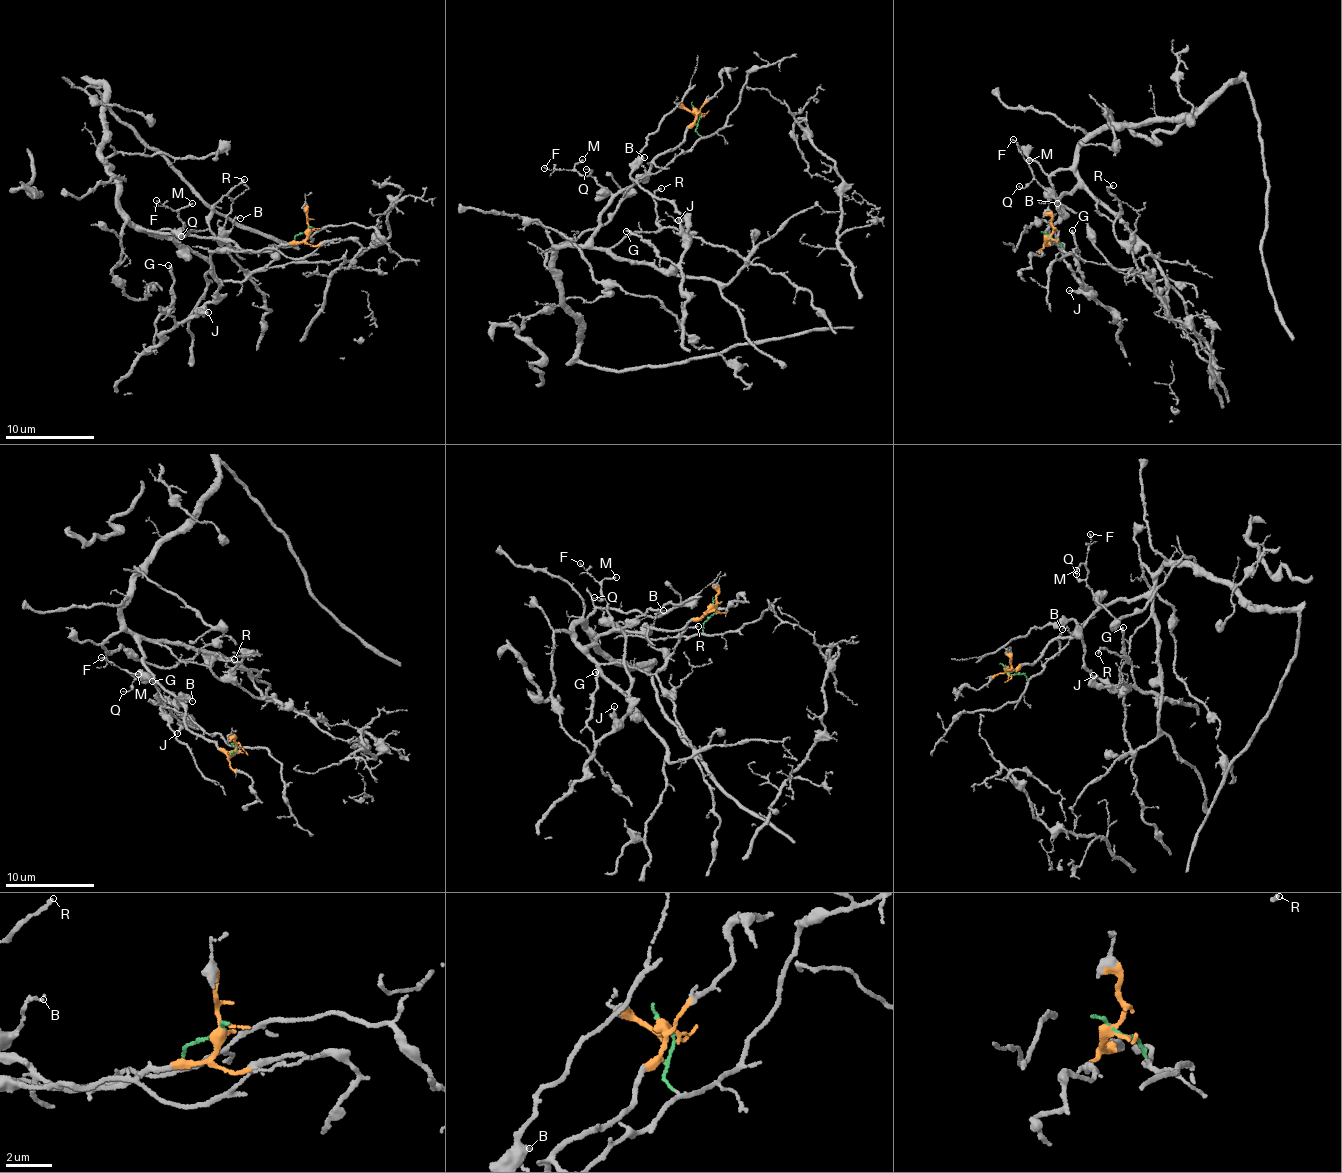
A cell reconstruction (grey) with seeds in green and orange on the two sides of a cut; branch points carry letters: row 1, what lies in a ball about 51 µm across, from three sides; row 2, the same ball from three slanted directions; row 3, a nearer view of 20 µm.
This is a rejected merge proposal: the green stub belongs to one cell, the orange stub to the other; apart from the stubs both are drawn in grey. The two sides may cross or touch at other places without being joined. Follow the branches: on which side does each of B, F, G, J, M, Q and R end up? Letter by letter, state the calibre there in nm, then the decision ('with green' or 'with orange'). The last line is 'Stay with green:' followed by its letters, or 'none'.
B: 140 nm | with orange
F: 100 nm | with orange
G: 200 nm | with green
J: 160 nm | with green
M: 140 nm | with orange
Q: 100 nm | with orange
R: 140 nm | with orange
Stay with green: G, J

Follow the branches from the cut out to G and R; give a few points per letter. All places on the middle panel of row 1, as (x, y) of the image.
G: (698, 112), (696, 143), (637, 181), (666, 200), (683, 220), (687, 230), (678, 261), (672, 263), (625, 231)
R: (698, 112), (680, 144), (652, 160), (600, 216), (594, 243), (658, 231), (661, 188)

